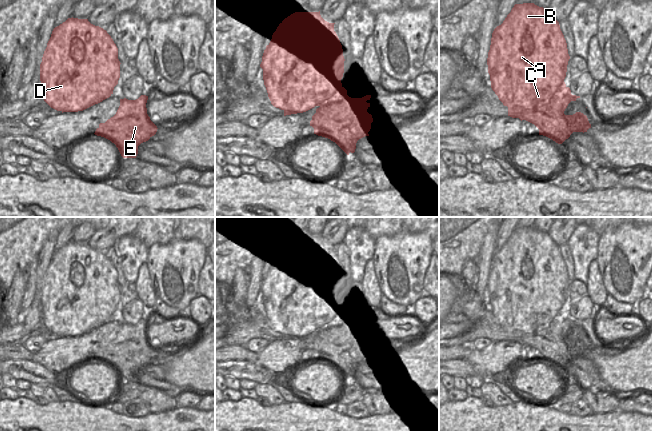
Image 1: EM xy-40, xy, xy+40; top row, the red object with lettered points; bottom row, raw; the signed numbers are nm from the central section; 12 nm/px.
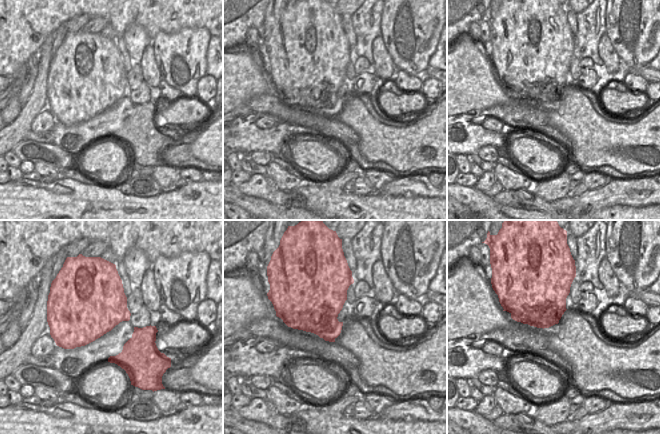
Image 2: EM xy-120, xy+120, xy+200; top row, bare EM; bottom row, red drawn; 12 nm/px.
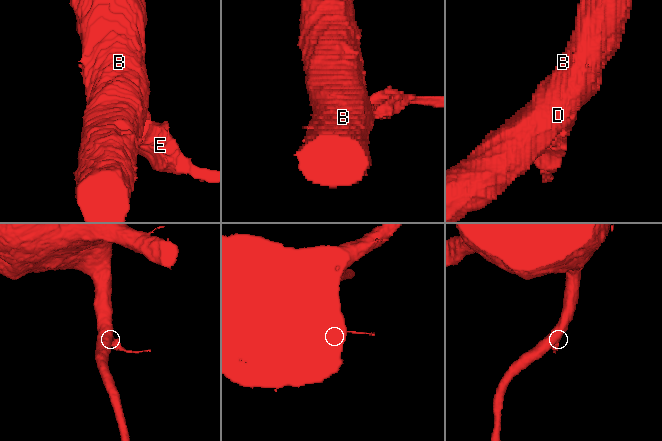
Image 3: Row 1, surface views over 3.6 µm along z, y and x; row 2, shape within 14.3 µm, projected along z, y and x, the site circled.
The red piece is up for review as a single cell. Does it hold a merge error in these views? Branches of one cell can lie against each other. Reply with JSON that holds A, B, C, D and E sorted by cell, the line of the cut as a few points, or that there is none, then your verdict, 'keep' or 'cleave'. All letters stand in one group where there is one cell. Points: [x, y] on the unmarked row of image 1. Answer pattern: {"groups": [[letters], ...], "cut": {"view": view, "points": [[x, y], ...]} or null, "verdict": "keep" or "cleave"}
{"groups": [["A", "B", "C", "D"], ["E"]], "cut": {"view": "xy+40", "points": [[563, 305], [550, 321], [539, 325], [533, 331], [508, 331]]}, "verdict": "cleave"}

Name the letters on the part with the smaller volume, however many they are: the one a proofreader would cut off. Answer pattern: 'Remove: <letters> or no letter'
Remove: E

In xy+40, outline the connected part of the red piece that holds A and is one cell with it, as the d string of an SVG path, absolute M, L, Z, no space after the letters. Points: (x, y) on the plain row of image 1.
M534 227L515 228L491 262L487 289L491 312L507 331L535 332L561 311L570 280L559 246L548 232Z

